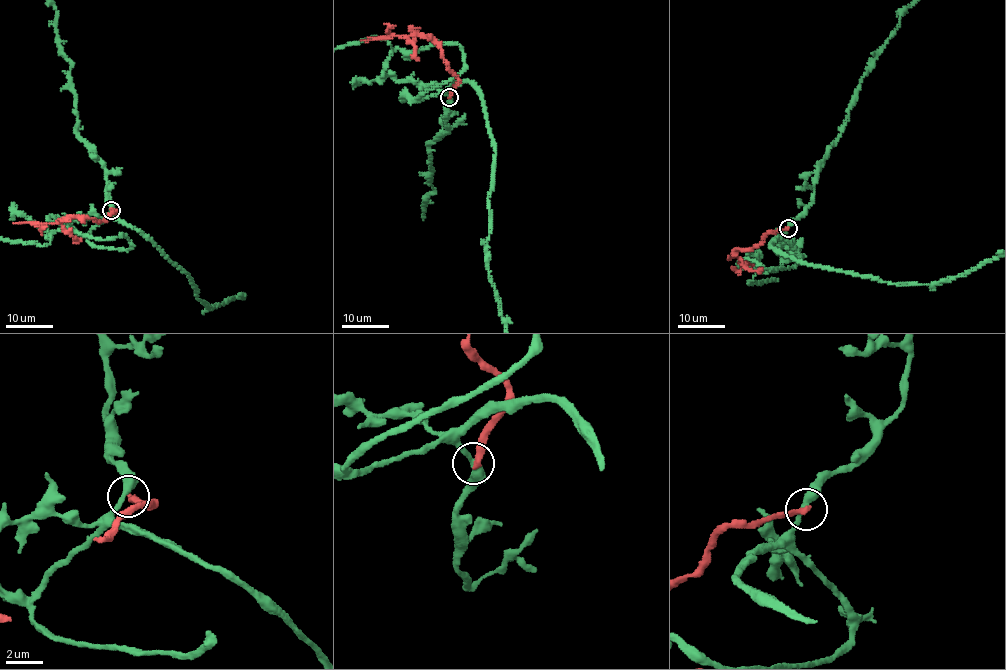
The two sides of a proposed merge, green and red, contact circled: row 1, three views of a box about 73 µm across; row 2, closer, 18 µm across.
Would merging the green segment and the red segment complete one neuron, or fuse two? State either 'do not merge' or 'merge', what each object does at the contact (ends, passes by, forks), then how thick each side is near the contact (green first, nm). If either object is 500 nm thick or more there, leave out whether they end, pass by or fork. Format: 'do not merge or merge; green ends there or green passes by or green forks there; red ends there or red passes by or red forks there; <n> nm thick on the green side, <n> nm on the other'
do not merge; green passes by; red ends there; 360 nm thick on the green side, 320 nm on the other

